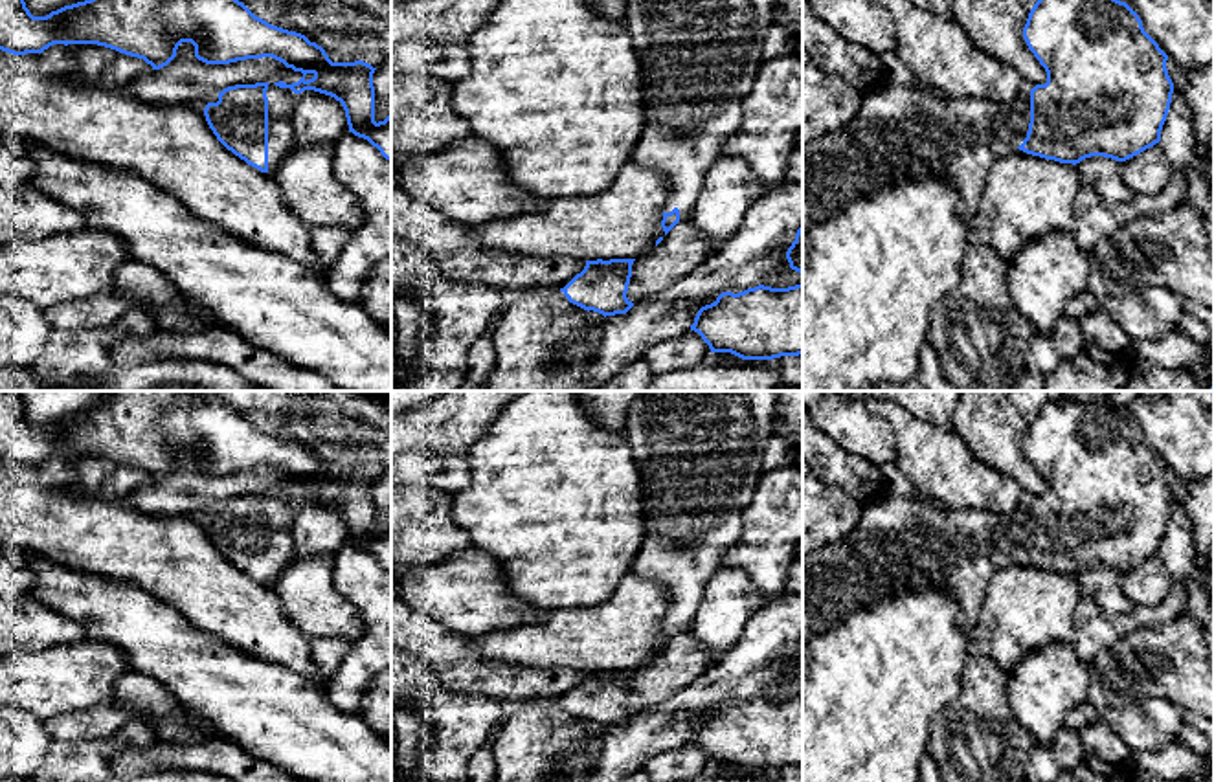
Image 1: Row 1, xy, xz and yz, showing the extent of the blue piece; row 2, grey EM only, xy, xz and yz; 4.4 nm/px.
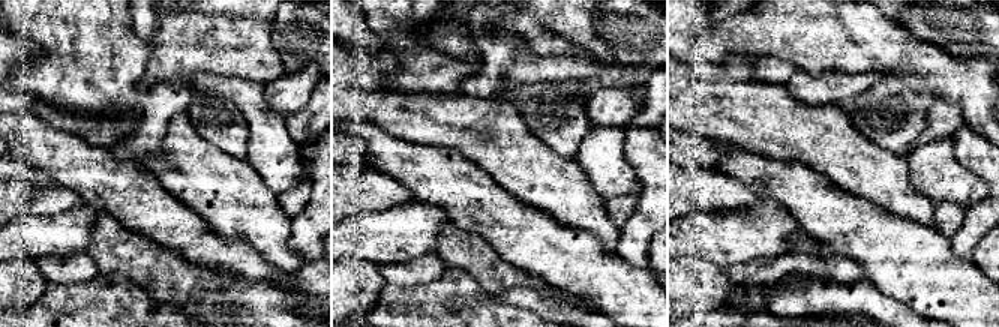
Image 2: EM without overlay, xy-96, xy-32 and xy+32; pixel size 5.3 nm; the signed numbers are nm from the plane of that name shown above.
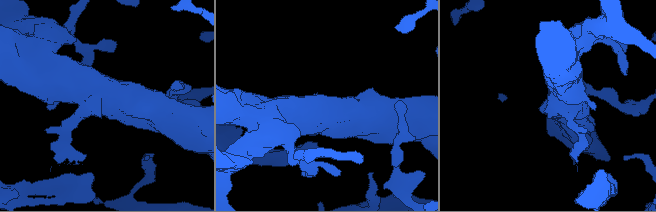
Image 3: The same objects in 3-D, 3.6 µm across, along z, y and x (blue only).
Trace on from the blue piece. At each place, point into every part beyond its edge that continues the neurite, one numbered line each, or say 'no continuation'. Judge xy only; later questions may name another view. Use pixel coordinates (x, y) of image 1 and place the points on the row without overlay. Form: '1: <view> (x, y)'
1: xy (281, 513)

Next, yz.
1: yz (902, 544)

